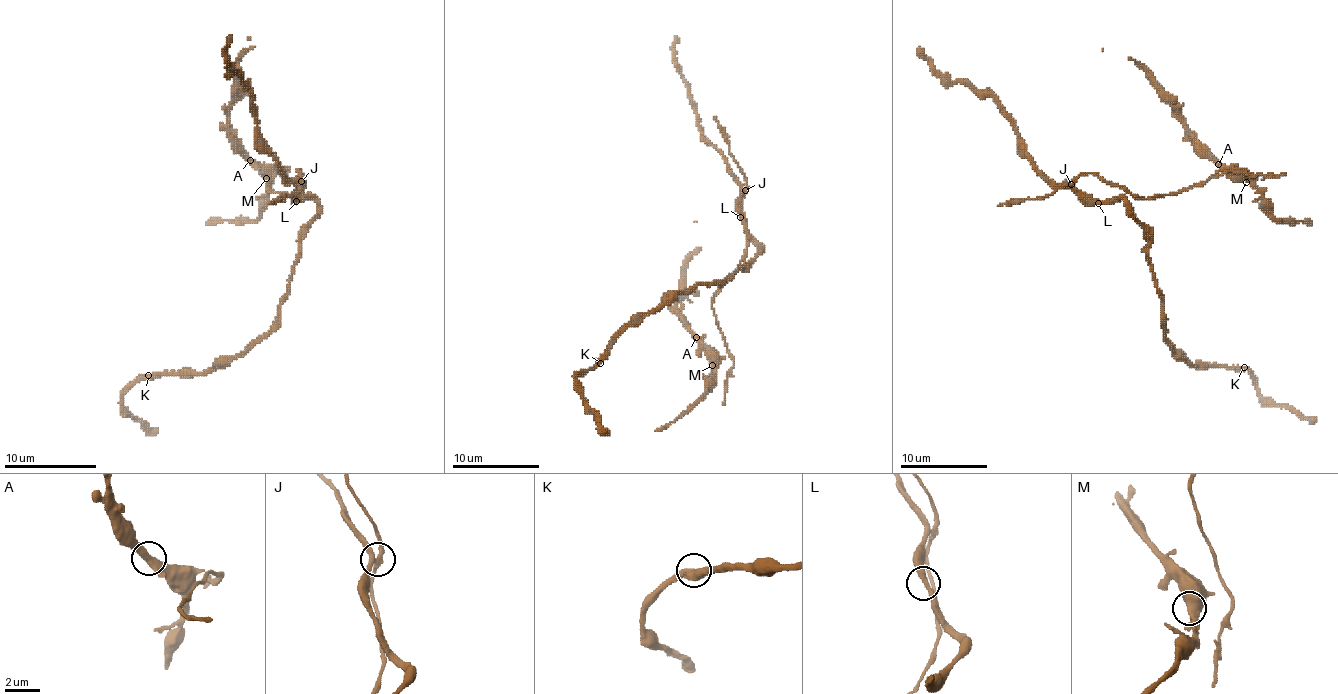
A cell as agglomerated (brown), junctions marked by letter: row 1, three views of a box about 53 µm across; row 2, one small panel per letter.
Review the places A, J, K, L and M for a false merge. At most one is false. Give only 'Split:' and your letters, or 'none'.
Split: J

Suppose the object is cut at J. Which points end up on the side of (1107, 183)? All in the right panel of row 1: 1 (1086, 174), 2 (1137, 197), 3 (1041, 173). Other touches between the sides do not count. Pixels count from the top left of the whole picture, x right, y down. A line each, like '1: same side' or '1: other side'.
1: same side
2: same side
3: other side

